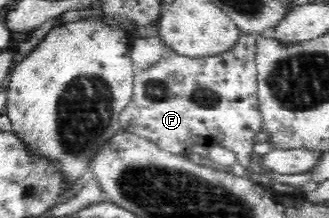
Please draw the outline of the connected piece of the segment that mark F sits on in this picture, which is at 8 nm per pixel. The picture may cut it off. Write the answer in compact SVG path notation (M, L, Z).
M242 34L232 51L212 58L184 57L166 46L165 53L154 65L135 74L132 99L120 115L122 130L149 139L160 149L176 155L186 155L192 152L192 147L220 145L236 153L237 163L246 168L245 177L270 188L273 179L254 173L249 167L254 144L258 143L256 135L264 131L264 117L257 98L257 39L254 35Z

